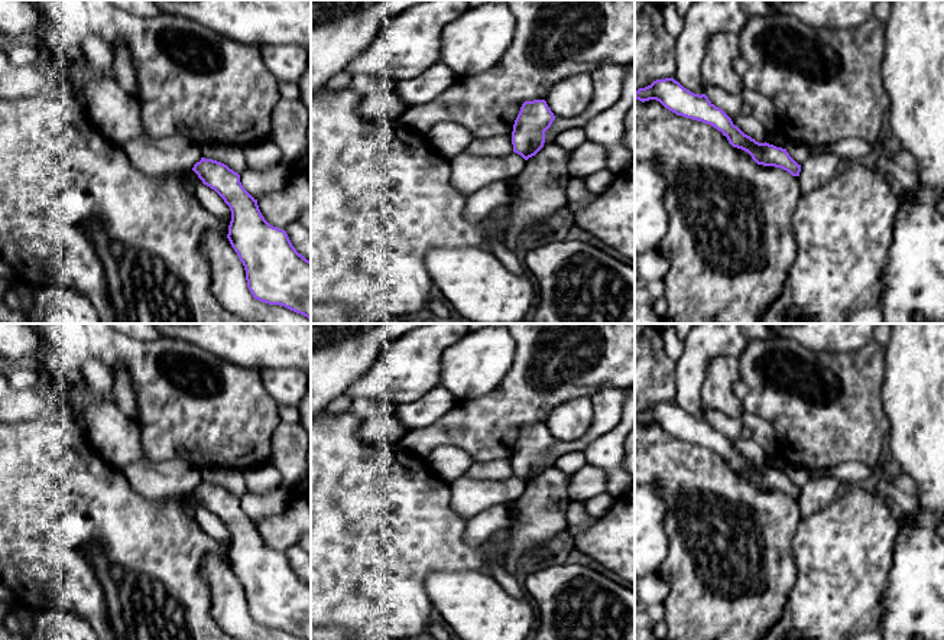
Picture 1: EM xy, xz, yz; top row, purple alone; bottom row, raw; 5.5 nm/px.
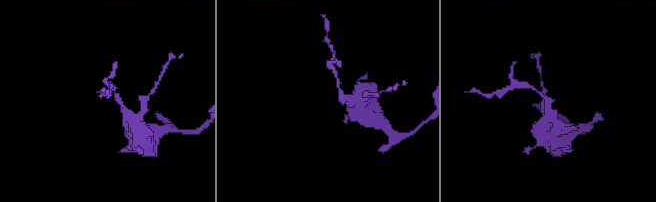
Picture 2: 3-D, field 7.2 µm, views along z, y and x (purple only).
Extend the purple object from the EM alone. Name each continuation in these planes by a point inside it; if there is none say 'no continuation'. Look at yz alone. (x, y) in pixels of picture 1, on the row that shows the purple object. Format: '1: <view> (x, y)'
no continuation

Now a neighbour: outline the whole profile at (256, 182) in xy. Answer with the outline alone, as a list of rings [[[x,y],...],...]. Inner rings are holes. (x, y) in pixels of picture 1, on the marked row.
[[[283,162],[265,170],[247,168],[240,173],[241,185],[254,199],[283,189],[288,183],[288,178],[288,166]]]

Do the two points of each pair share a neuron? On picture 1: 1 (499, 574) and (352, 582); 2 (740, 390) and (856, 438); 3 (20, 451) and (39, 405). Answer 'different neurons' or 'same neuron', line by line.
1: different neurons
2: different neurons
3: different neurons

